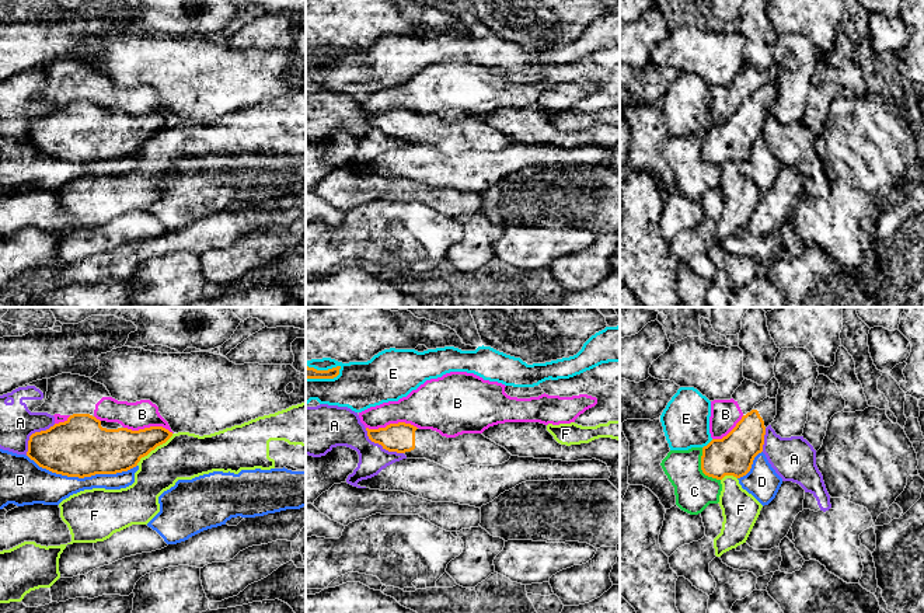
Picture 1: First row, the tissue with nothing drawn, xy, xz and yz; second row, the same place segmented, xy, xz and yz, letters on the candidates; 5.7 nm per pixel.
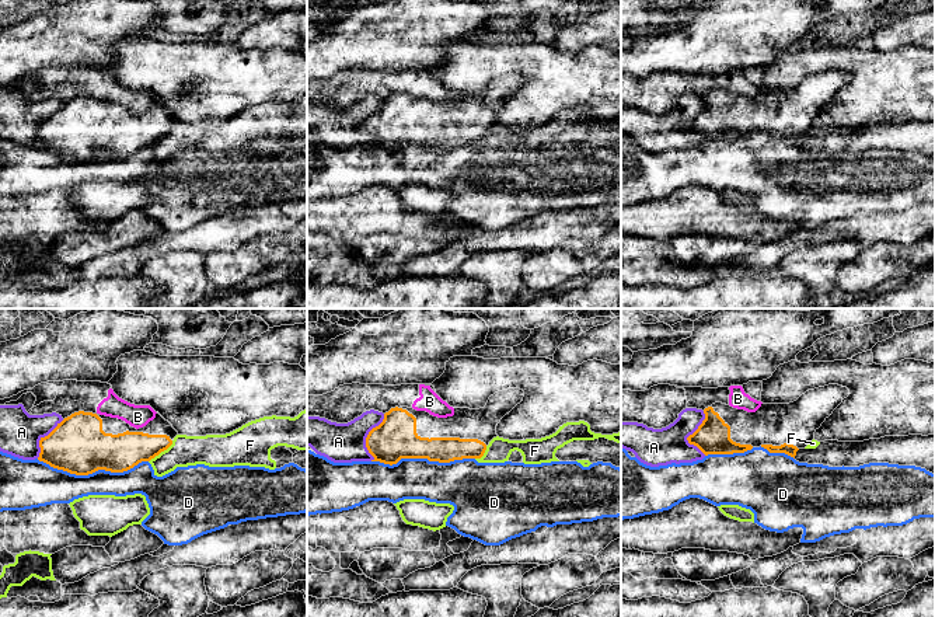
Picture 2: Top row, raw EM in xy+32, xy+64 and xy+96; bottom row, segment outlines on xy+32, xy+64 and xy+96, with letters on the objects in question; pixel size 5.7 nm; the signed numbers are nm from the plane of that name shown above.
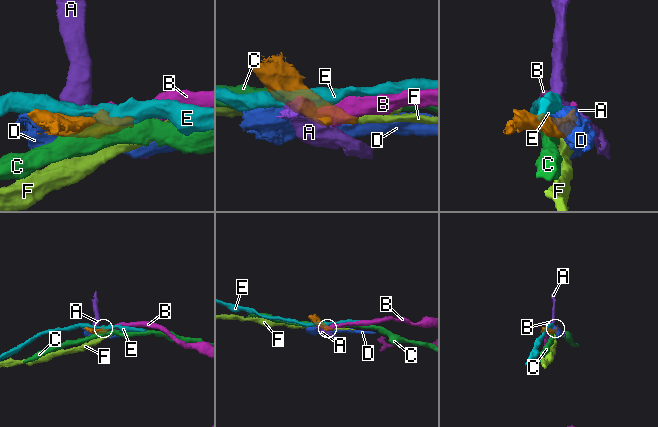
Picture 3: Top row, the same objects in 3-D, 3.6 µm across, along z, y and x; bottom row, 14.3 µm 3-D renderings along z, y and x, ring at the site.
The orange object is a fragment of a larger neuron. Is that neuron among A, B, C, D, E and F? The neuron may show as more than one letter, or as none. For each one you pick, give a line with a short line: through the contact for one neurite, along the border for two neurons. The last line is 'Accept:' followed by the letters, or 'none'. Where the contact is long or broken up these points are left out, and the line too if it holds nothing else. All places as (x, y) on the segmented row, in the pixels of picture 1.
Accept: none

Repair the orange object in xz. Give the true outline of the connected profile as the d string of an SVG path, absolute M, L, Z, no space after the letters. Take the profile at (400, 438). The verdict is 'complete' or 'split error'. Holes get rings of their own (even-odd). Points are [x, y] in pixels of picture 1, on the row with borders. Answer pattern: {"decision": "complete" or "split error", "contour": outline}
{"decision": "split error", "contour": "M390 424L369 429L367 436L388 452L404 453L407 459L426 459L450 470L470 464L495 466L510 459L510 453L482 433L442 436L432 429L419 429L411 424Z"}

